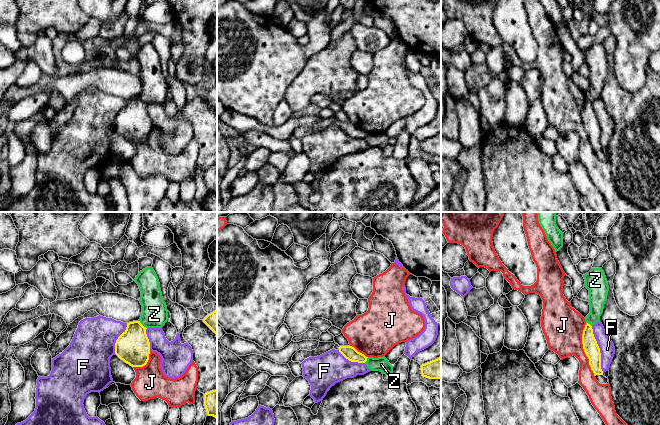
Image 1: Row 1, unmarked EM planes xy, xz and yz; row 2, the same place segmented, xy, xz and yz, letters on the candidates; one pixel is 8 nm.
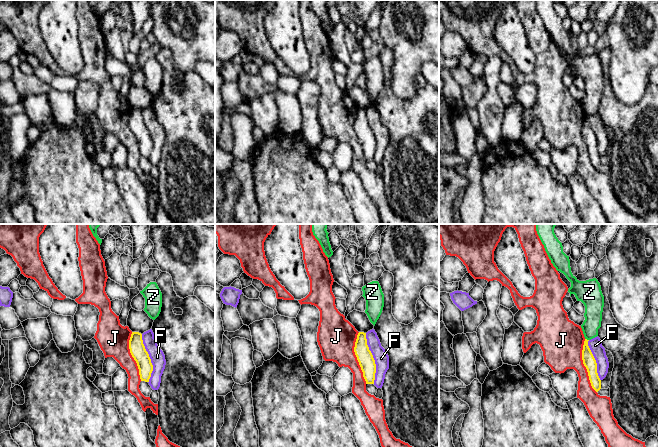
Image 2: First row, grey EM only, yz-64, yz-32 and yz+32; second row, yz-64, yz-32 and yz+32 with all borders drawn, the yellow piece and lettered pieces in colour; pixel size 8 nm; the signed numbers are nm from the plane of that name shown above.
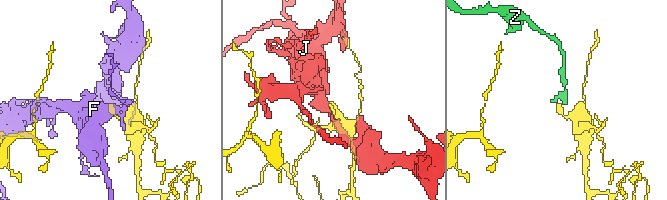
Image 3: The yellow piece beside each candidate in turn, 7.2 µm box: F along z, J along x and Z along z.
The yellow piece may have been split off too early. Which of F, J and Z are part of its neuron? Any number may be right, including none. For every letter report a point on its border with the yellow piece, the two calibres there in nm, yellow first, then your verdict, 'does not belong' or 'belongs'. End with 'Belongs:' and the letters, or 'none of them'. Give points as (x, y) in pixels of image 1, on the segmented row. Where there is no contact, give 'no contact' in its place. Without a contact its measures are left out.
F: meets yellow in yz at (599, 349); 120 nm thick on the yellow side, 120 nm on the other; does not belong
J: meets yellow in yz at (584, 350); 120 nm thick on the yellow side, 320 nm on the other; does not belong
Z: meets yellow in xy at (141, 324); 280 nm thick on the yellow side, 200 nm on the other; does not belong
Belongs: none of them

